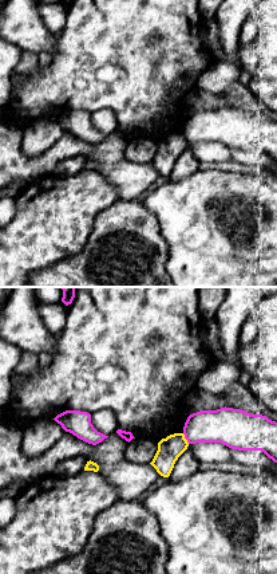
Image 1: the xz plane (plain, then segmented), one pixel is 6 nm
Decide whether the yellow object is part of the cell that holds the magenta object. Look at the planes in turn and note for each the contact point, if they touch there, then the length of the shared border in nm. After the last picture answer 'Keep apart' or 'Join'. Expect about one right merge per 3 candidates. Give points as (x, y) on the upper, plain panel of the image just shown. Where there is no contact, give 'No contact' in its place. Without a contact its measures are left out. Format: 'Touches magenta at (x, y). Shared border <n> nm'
Touches magenta at (185, 137). Shared border 80 nm

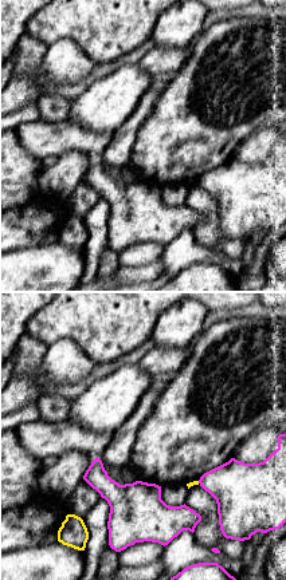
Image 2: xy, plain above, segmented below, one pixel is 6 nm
No contact

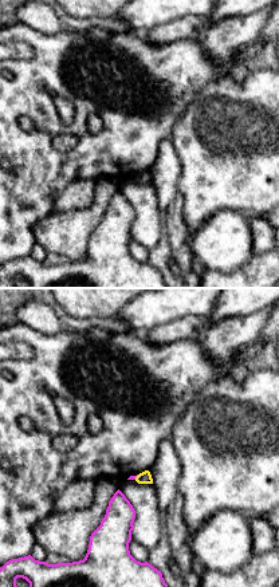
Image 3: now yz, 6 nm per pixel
Touches magenta at (136, 176). Shared border 40 nm

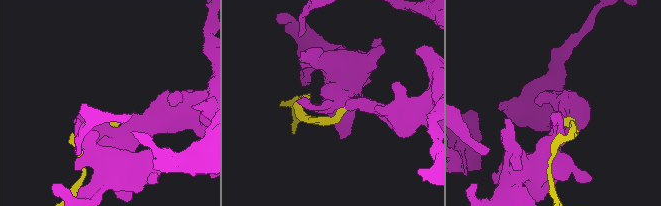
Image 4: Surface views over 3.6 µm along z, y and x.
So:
Keep apart

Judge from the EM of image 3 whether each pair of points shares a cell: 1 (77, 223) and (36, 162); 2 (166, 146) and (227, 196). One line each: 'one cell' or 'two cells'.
1: two cells
2: two cells

